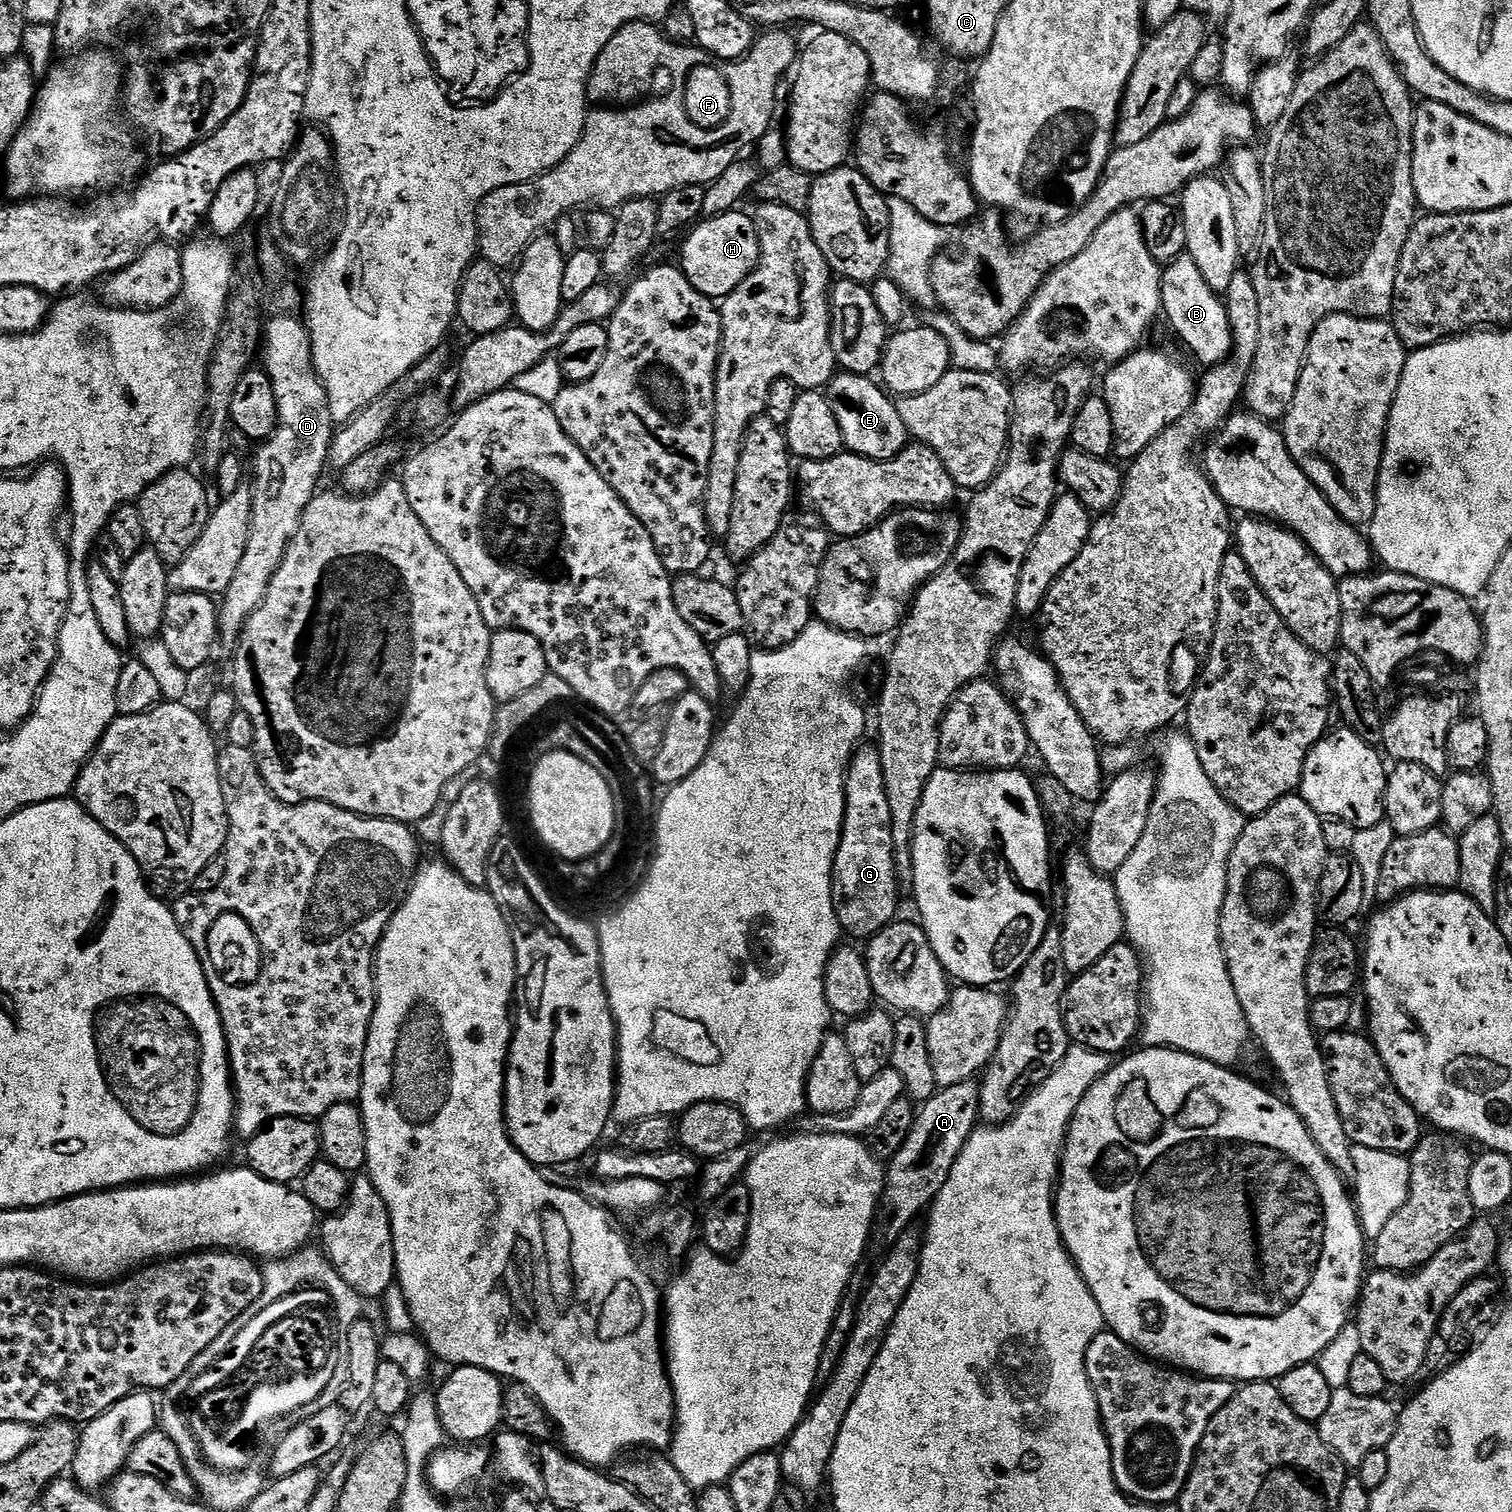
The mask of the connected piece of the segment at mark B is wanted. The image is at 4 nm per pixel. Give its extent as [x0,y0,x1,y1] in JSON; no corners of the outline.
[1161,255,1232,366]

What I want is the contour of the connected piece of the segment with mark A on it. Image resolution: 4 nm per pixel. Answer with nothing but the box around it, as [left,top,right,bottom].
[874,1079,980,1250]

